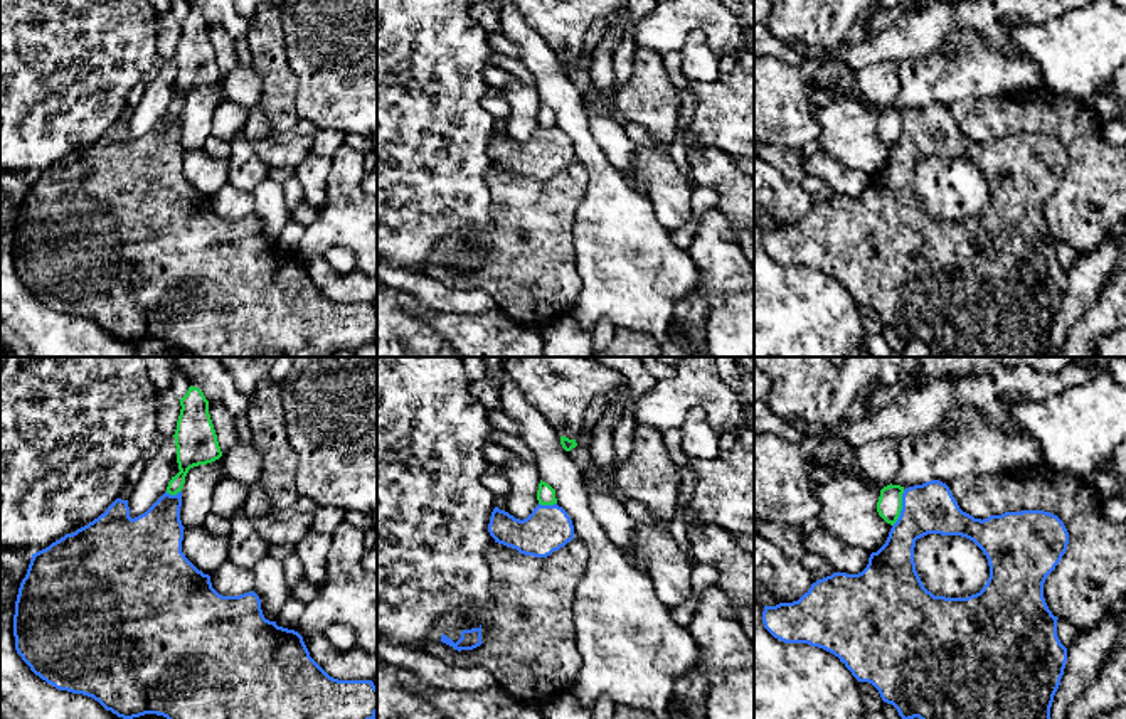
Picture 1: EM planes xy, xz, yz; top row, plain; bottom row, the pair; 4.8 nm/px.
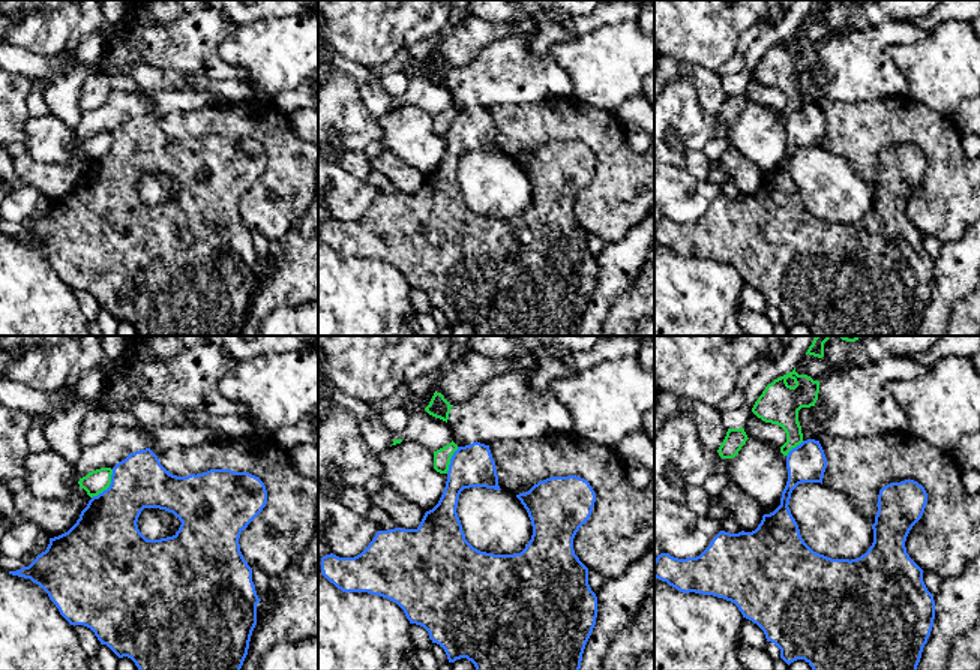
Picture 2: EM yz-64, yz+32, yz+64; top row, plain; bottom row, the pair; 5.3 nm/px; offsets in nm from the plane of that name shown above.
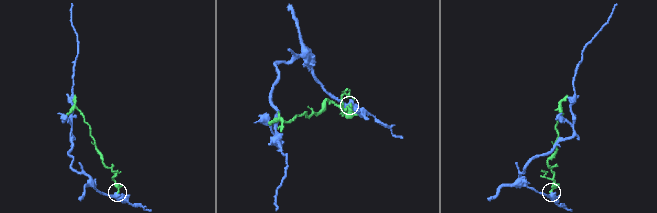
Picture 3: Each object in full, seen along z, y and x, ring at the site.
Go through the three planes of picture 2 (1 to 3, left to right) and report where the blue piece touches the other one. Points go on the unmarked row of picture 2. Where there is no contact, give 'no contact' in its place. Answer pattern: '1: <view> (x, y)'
1: yz-64 (108, 150)
2: yz+32 (449, 125)
3: yz+64 (794, 111)

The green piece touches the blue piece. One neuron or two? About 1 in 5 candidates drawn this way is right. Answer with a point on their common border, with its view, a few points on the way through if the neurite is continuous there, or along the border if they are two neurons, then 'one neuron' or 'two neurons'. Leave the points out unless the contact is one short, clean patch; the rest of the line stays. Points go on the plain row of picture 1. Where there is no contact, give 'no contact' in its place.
contact yz (901, 132); border yz (904, 113), (901, 137), (892, 149); two neurons

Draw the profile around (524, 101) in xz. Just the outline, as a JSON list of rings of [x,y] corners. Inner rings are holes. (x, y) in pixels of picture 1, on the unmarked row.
[[[515,79],[512,84],[498,89],[498,94],[508,103],[507,135],[515,141],[527,141],[539,128],[537,113],[540,98],[537,89]]]

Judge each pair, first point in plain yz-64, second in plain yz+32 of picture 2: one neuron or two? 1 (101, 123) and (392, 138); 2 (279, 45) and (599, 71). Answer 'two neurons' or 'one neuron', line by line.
1: two neurons
2: one neuron

